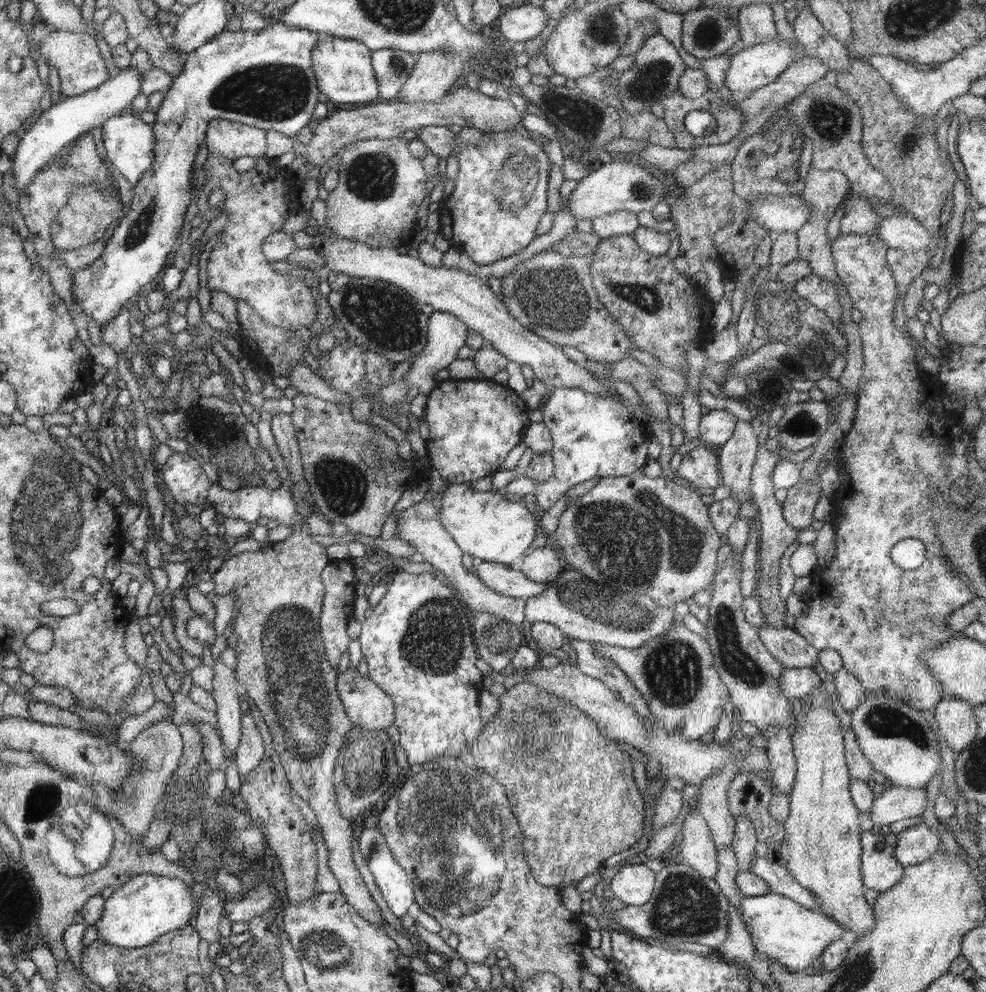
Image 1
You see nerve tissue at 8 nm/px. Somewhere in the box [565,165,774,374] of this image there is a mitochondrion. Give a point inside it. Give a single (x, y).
(643, 297)

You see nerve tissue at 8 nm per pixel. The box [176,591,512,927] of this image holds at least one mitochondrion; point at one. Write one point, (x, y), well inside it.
(458, 848)

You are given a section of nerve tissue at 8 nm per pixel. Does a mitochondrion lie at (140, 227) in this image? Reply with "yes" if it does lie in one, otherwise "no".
yes

